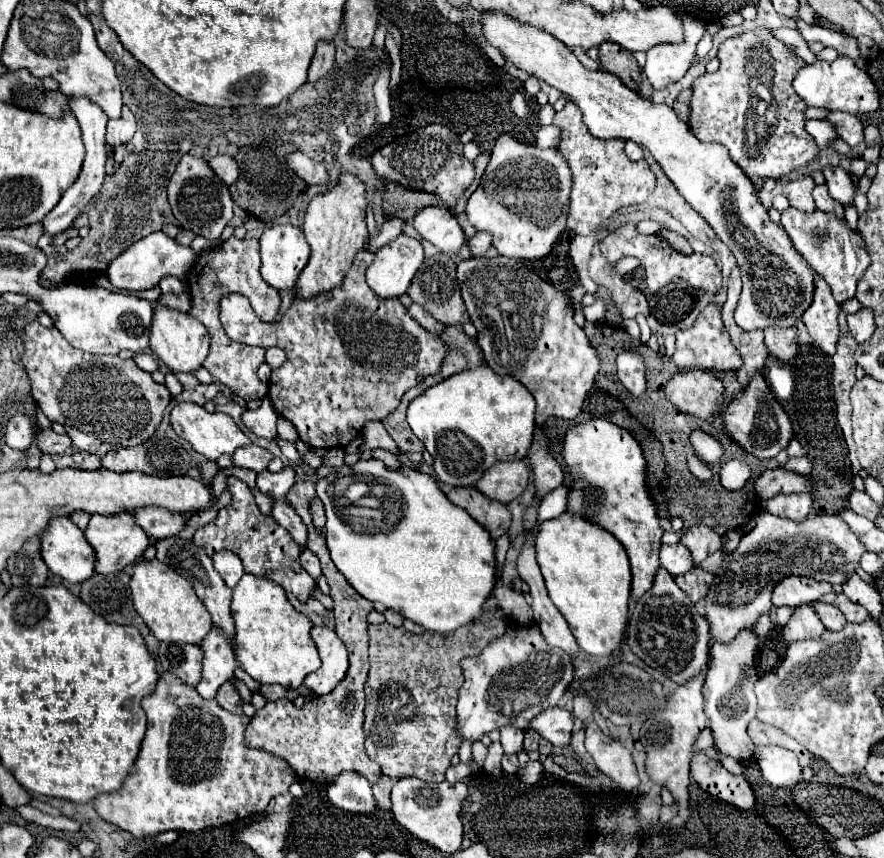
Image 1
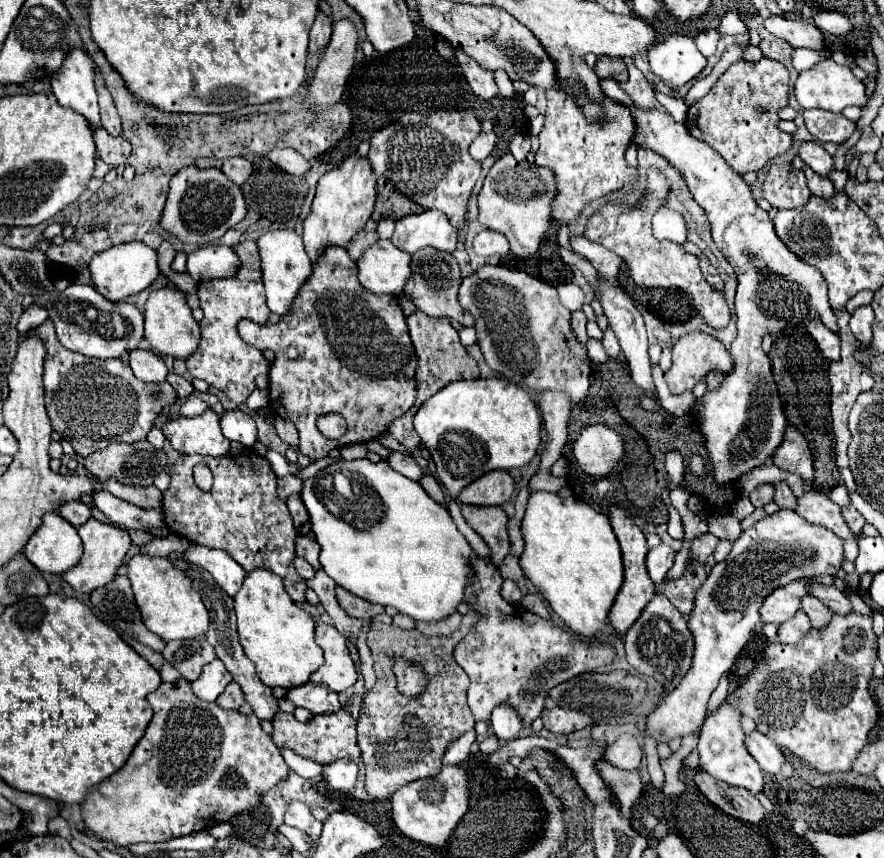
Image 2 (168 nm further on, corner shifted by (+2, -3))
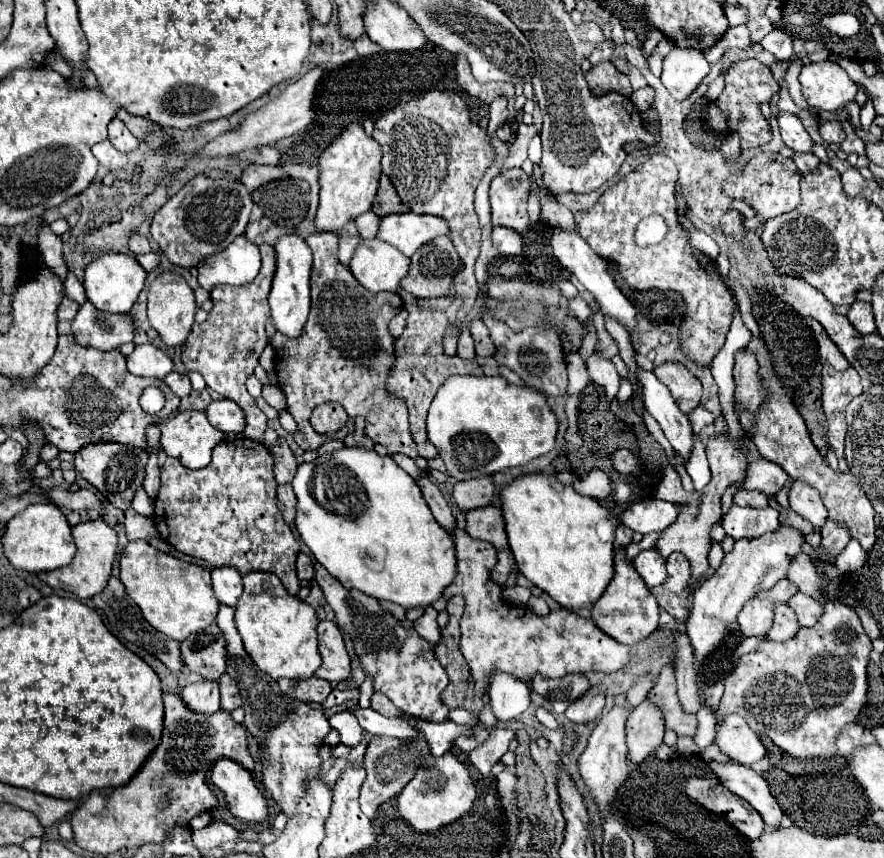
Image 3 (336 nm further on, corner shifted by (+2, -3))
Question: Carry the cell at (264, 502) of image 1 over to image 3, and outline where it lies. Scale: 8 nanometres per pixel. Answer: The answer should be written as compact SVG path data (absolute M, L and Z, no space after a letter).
M290 485L278 487L278 509L280 509L280 513L284 515L286 523L288 523L290 527L294 527L294 517L296 517L296 511L294 511L294 509L296 509L296 497L294 497Z

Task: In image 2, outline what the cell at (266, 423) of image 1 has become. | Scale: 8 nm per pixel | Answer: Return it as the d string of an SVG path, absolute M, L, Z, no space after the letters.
M224 409L220 415L220 429L224 437L230 441L236 441L248 447L256 445L256 423L252 415L240 409Z

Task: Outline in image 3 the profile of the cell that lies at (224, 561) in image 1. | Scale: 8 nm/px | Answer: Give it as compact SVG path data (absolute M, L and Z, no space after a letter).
M228 565L214 567L212 569L212 585L214 585L214 593L216 593L218 601L234 607L242 593L242 575L238 569L232 569Z

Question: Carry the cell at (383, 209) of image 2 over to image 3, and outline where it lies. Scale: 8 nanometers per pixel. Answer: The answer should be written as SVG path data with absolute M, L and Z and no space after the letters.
M386 175L380 177L380 189L378 189L378 195L374 199L374 209L384 209L384 211L374 211L378 217L390 215L390 213L404 213L404 211L408 211L408 207L400 201L394 185L388 181Z

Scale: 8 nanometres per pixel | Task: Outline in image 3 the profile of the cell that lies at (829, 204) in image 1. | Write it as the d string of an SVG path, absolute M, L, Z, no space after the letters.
M794 153L792 159L794 159L794 163L796 163L800 175L816 173L816 167L820 165L820 159L818 159L814 153L806 153L806 155L802 155L802 153Z

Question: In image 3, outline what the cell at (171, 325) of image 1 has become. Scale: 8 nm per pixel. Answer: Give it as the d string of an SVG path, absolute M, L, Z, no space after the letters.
M162 271L148 289L148 319L150 325L158 331L158 337L168 345L168 347L180 347L192 333L192 323L194 323L194 313L196 313L196 301L192 287L184 281L184 277L172 273L172 271Z

